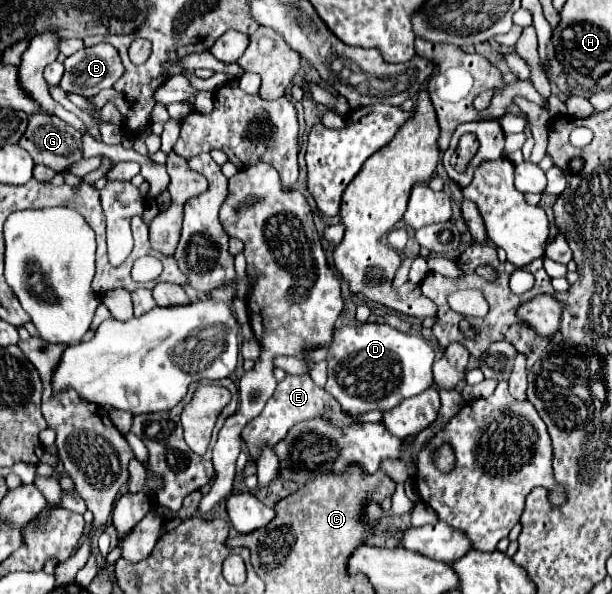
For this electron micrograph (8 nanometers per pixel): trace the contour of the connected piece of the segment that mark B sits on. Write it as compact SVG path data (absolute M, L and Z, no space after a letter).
M108 43L84 47L64 61L64 77L60 87L68 93L92 97L102 89L110 89L122 75L124 65L118 49Z

